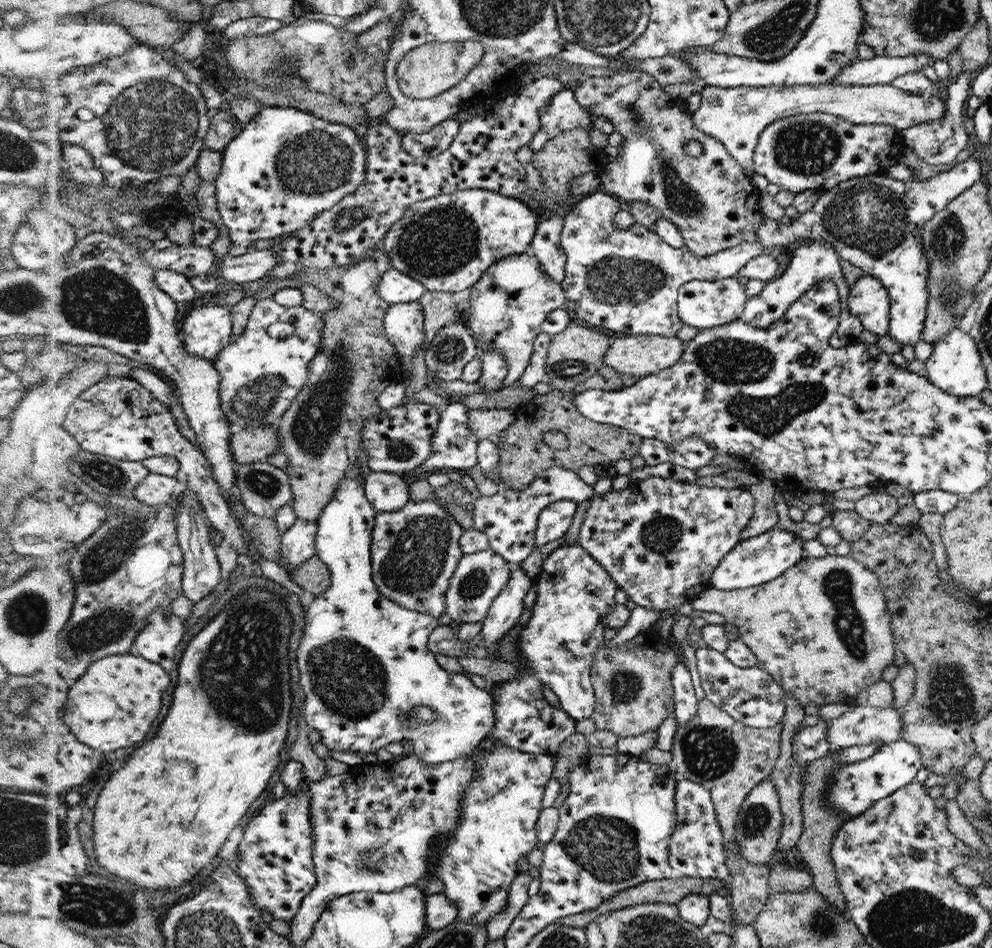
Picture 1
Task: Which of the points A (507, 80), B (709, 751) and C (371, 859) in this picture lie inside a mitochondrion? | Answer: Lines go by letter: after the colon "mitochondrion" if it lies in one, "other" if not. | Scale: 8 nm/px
A: other
B: mitochondrion
C: mitochondrion

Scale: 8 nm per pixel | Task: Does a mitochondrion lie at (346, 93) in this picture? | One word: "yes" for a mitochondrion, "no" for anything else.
no

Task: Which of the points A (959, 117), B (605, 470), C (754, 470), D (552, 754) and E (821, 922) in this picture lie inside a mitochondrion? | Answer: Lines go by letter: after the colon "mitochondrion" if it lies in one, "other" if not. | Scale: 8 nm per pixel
A: other
B: other
C: other
D: other
E: mitochondrion

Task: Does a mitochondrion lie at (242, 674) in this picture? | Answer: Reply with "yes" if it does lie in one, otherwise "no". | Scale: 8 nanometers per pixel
yes

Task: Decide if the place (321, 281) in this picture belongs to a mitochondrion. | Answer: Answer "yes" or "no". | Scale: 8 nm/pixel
no

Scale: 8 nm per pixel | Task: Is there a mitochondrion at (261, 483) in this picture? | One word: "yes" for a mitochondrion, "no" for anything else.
yes

